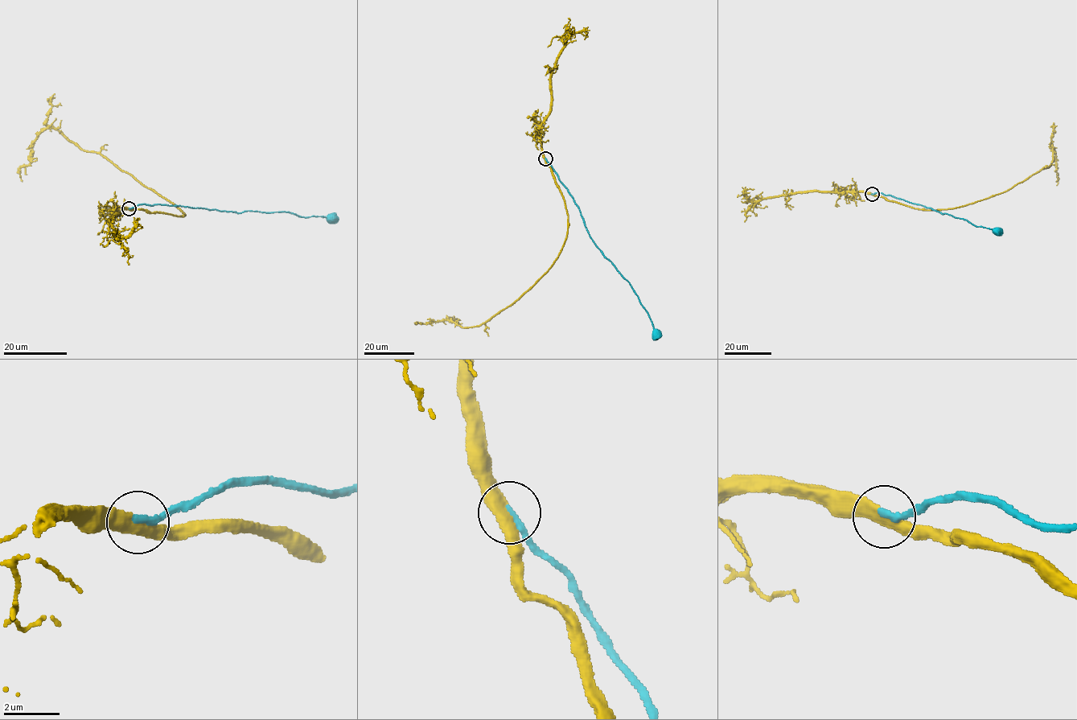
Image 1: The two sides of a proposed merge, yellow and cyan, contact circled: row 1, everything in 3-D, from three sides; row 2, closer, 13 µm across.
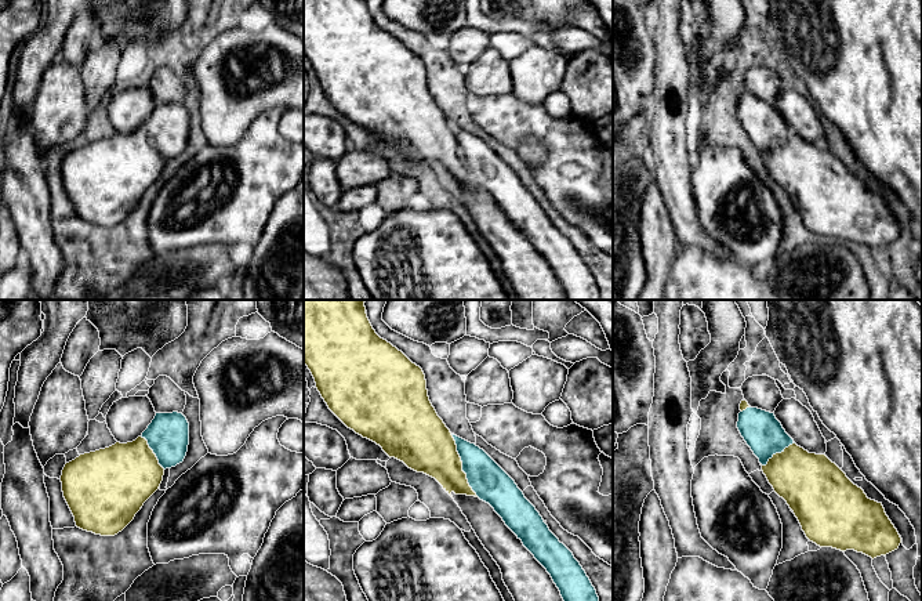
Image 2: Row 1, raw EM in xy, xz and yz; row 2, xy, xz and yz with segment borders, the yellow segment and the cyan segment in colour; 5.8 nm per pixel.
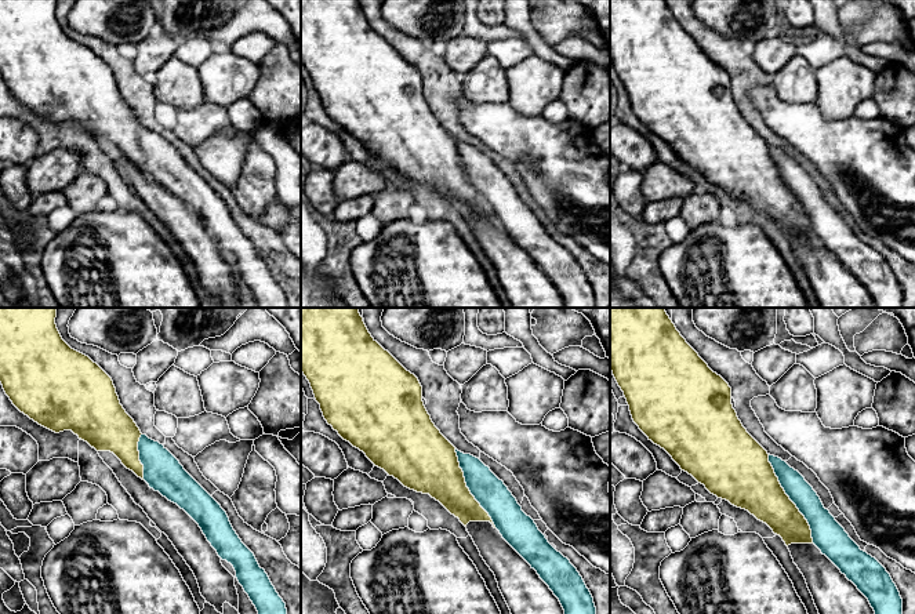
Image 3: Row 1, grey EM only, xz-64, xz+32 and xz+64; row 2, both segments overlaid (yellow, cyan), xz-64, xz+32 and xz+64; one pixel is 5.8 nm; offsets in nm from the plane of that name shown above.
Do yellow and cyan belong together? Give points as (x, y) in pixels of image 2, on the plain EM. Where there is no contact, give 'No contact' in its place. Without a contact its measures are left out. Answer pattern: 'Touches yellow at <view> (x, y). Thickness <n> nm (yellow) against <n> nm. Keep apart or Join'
Touches yellow at xz (461, 156). Thickness 320 nm (yellow) against 220 nm. Join

